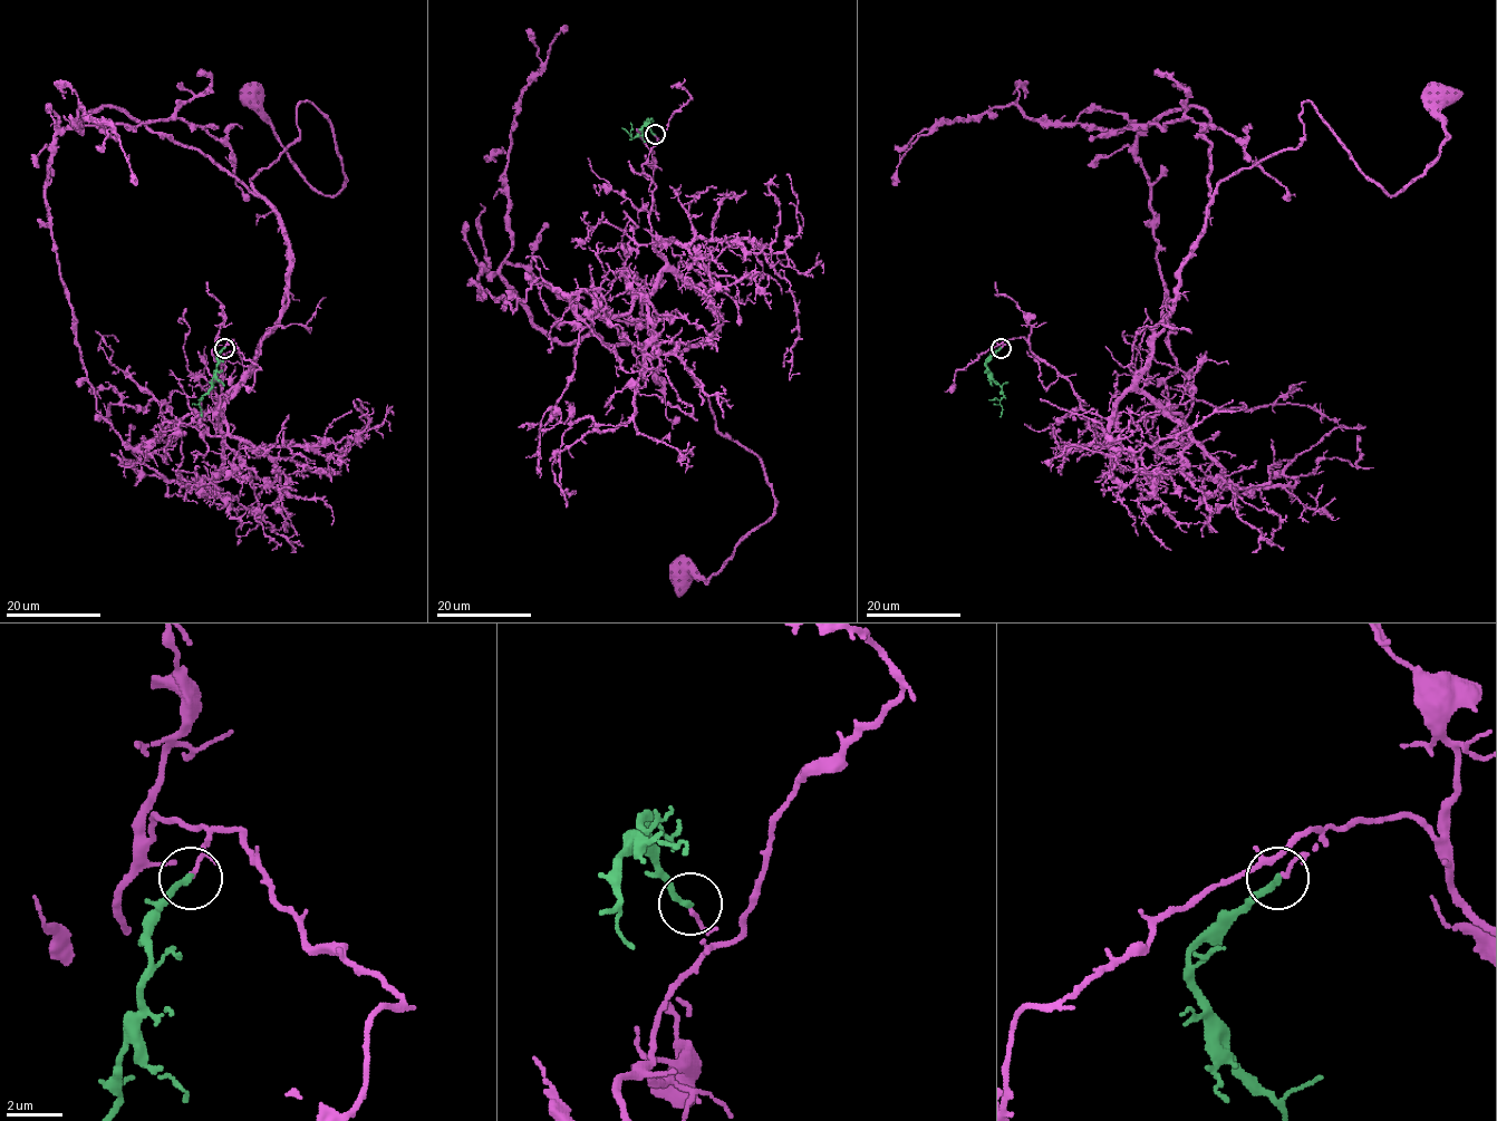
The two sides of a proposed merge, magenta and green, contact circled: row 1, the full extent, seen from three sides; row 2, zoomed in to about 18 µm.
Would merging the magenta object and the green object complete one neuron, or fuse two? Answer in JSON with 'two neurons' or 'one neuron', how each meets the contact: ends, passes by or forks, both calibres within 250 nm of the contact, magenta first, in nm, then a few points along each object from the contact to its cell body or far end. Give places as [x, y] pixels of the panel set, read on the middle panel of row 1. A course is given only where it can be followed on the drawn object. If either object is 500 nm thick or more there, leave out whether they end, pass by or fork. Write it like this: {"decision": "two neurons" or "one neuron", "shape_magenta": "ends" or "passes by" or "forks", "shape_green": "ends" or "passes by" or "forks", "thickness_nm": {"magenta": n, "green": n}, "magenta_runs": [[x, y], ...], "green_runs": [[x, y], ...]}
{"decision": "two neurons", "shape_magenta": "ends", "shape_green": "ends", "thickness_nm": {"magenta": 110, "green": 240}, "magenta_runs": [[654, 134], [652, 242], [718, 312], [681, 355], [715, 427], [760, 460], [774, 513], [707, 580], [684, 577]], "green_runs": [[654, 134], [647, 119], [643, 133], [633, 138], [631, 133]]}

